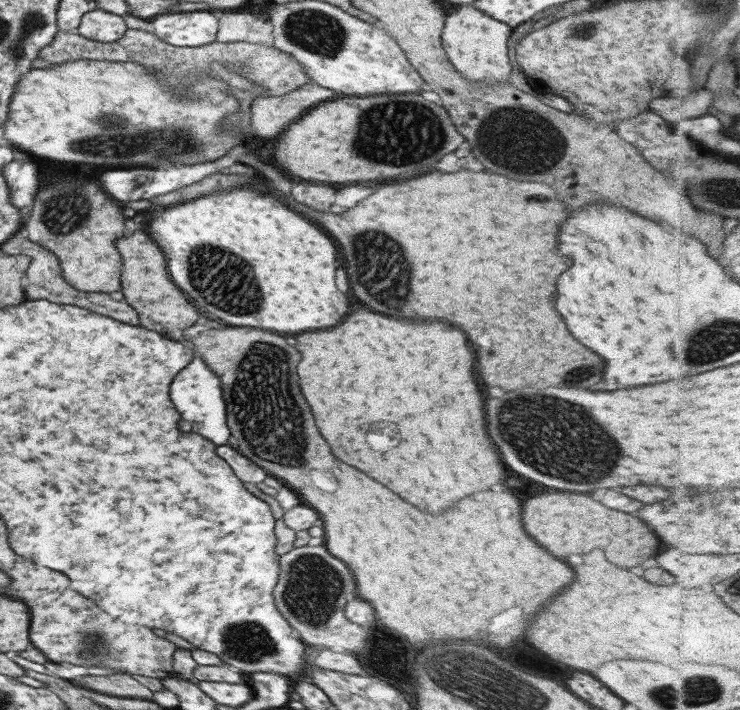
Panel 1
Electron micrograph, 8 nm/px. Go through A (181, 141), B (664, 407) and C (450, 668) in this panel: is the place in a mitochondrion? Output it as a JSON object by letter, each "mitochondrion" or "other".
{"A":"mitochondrion","B":"other","C":"mitochondrion"}

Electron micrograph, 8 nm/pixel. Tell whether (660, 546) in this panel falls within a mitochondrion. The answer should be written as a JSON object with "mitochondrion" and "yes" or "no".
{"mitochondrion":"no"}

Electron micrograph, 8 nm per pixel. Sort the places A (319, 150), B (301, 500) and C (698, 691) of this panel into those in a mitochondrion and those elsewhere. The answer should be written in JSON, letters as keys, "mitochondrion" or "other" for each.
{"A":"other","B":"other","C":"mitochondrion"}

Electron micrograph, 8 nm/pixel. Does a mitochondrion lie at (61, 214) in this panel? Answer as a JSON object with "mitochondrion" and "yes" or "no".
{"mitochondrion":"yes"}

